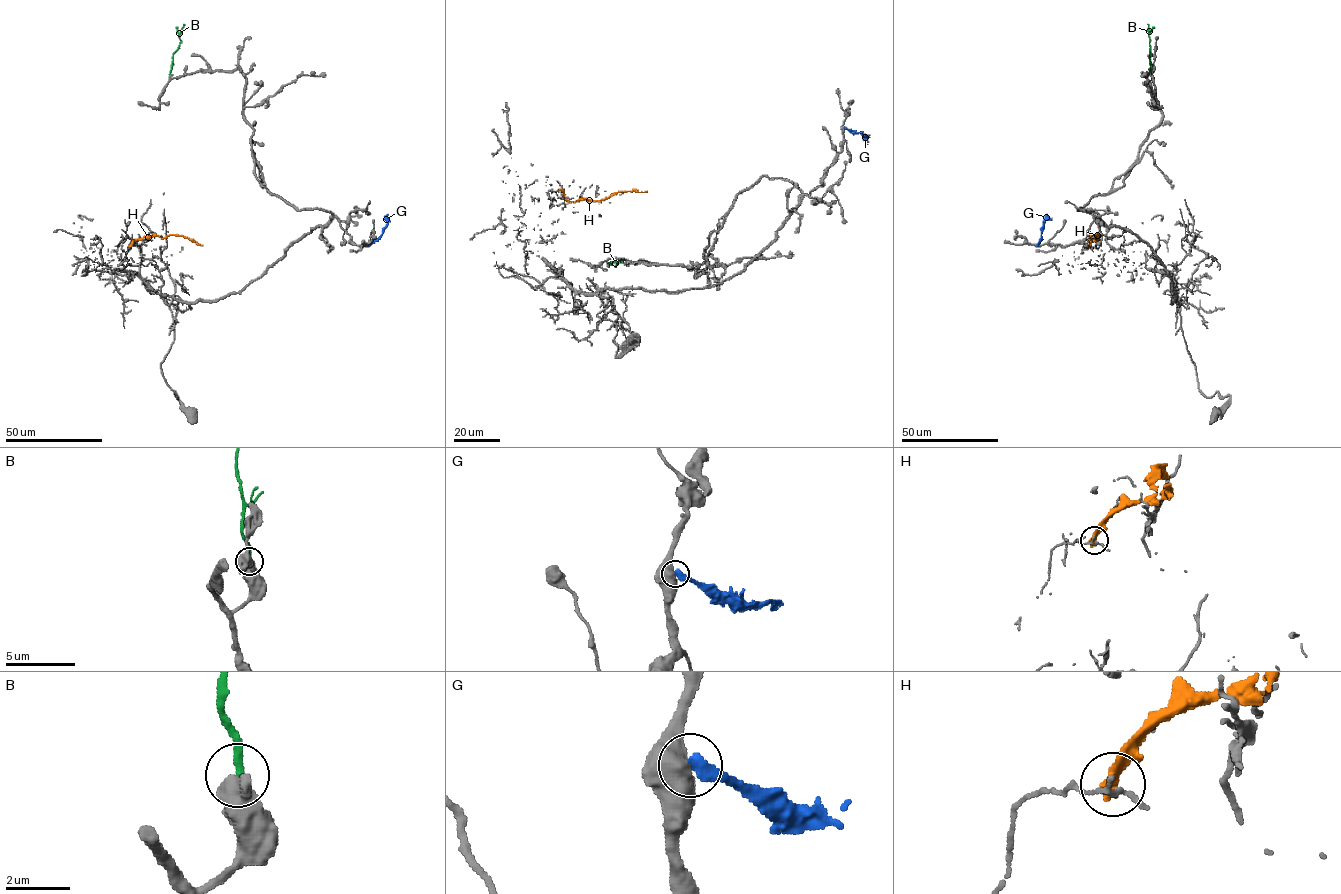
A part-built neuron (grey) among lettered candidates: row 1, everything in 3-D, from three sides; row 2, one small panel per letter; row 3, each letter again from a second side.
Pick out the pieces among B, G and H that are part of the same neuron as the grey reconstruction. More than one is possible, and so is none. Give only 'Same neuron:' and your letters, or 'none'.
Same neuron: none

